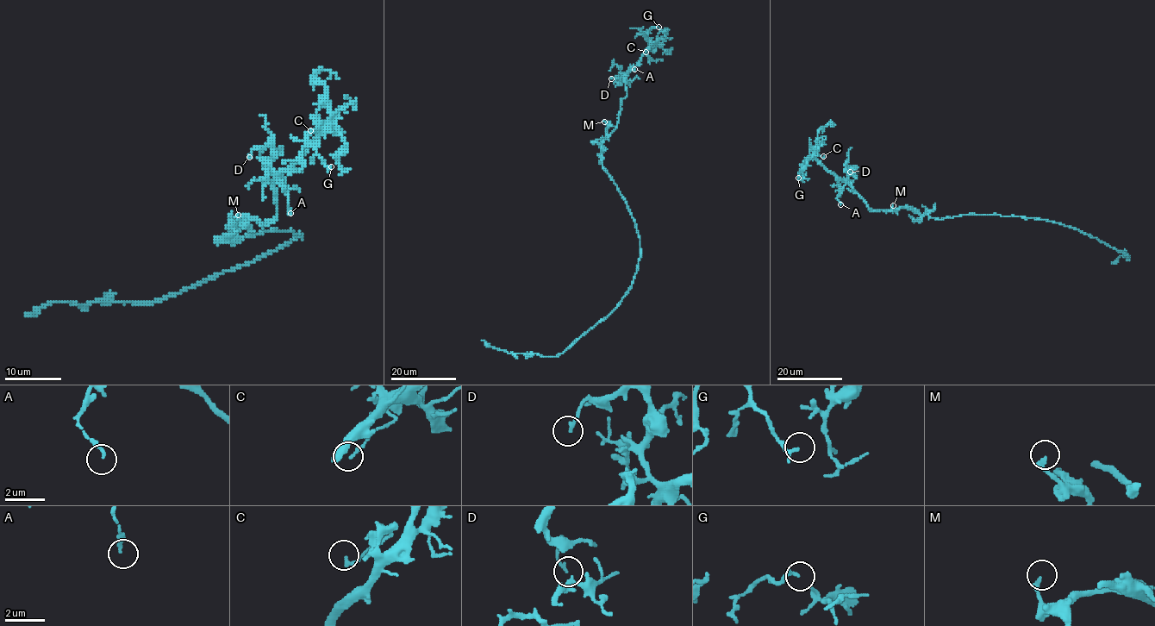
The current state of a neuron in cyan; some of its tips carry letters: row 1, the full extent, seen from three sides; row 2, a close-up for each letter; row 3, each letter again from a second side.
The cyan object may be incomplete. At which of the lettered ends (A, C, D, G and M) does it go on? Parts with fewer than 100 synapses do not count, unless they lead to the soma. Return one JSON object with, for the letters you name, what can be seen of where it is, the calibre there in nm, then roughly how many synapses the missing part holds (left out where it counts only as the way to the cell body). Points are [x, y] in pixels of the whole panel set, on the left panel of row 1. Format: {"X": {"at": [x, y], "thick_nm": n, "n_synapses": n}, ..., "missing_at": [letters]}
{"missing_at": []}

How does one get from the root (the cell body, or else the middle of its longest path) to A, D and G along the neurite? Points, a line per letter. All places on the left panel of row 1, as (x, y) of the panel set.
A: (280, 230), (234, 236), (242, 221), (275, 219), (276, 177), (290, 213)
D: (280, 230), (234, 236), (242, 221), (269, 223), (276, 216), (271, 147), (255, 148), (249, 157)
G: (280, 230), (234, 236), (242, 221), (275, 219), (275, 178), (317, 137), (315, 130), (309, 143), (331, 166)

